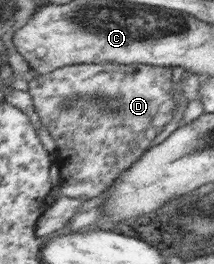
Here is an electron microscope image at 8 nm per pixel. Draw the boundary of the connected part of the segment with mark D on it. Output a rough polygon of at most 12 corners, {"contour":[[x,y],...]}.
{"contour":[[75,64],[29,81],[55,200],[97,198],[173,117],[170,67]]}

